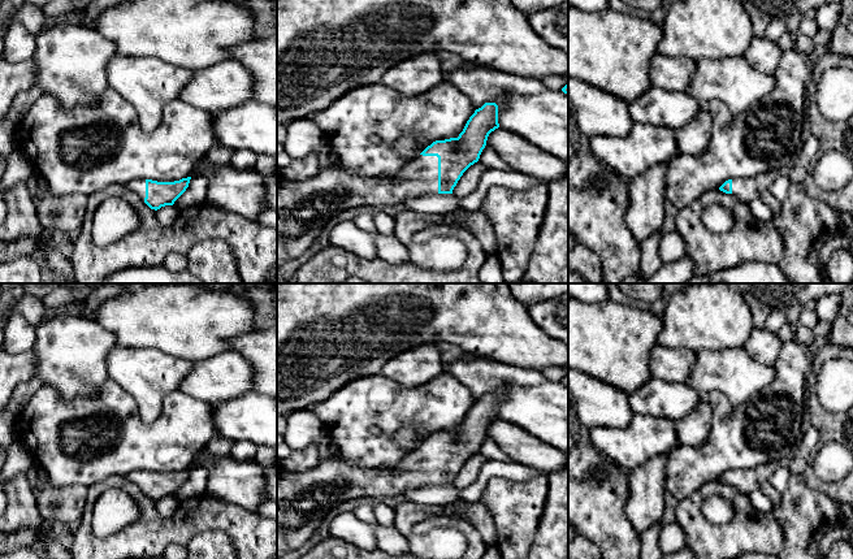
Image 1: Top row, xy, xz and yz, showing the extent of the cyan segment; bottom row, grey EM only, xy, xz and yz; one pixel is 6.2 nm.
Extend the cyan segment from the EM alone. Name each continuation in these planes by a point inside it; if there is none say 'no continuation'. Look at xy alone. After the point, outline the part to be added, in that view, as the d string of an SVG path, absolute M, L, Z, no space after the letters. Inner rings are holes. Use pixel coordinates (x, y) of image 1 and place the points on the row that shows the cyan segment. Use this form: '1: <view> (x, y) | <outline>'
1: xy (138, 186) | M135 179L126 185L126 188L138 194L142 200L146 198L146 179Z

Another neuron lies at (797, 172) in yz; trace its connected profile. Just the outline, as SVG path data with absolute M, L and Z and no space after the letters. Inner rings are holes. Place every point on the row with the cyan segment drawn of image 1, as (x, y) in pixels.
M810 136L804 142L802 151L797 156L796 161L788 170L792 182L804 182L809 162L819 153L819 140L815 136Z

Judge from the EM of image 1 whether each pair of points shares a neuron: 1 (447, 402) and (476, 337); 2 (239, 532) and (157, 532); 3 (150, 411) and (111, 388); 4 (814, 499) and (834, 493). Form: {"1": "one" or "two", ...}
{"1": "two", "2": "one", "3": "two", "4": "two"}

